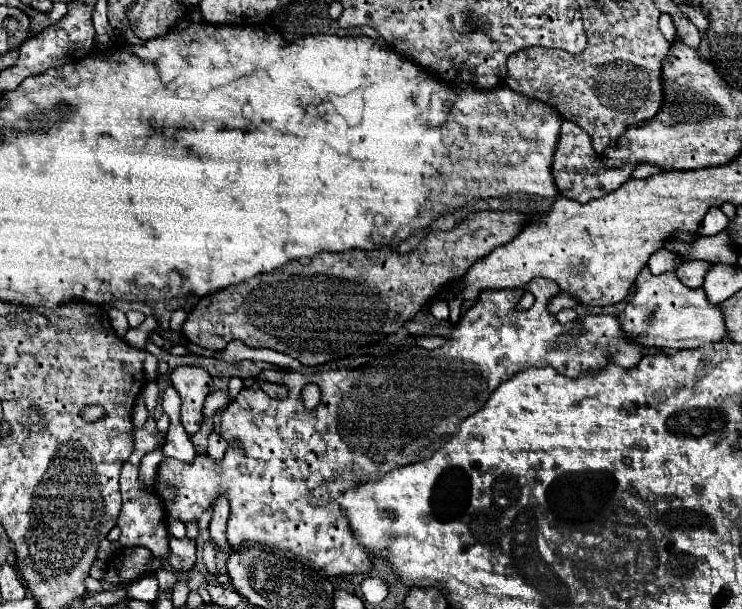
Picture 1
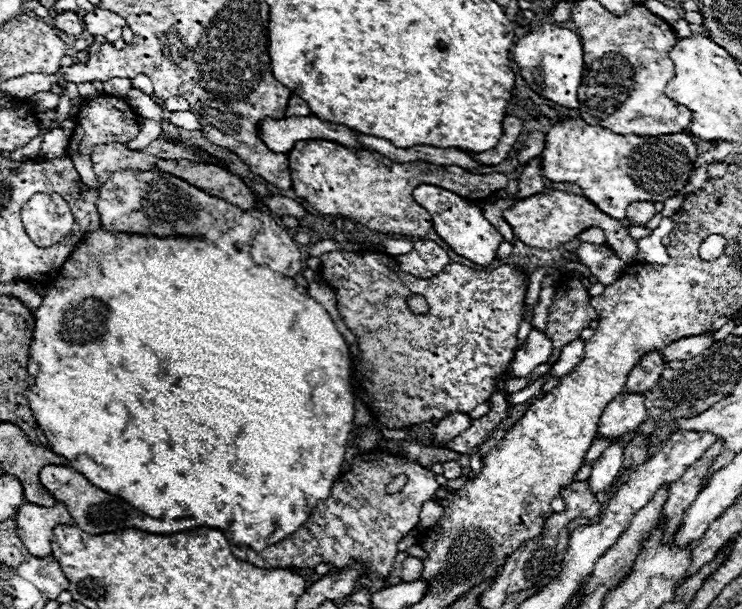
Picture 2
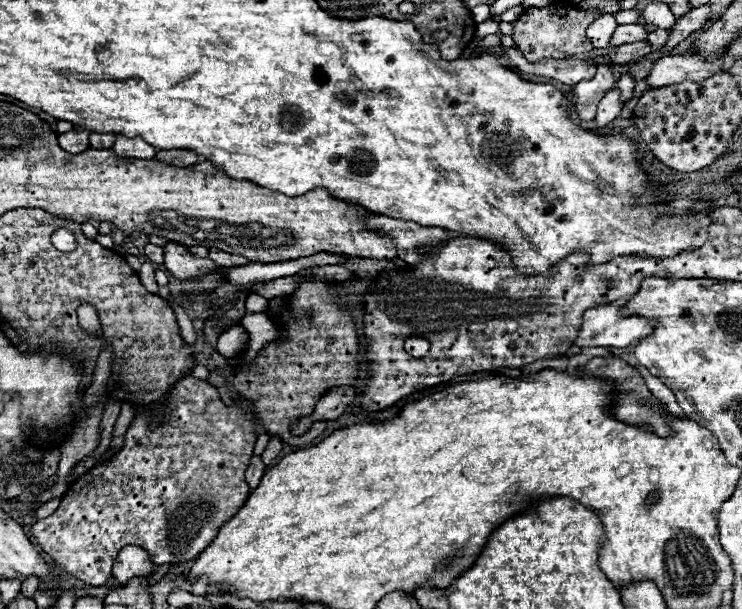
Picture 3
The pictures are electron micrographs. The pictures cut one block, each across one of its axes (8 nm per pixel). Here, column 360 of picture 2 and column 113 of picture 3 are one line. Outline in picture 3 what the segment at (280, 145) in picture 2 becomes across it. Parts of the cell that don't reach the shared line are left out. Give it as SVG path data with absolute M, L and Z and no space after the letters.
M116 136L116 142L112 150L120 158L140 158L140 160L152 160L156 156L156 148L146 144L142 138L126 140L126 136Z

